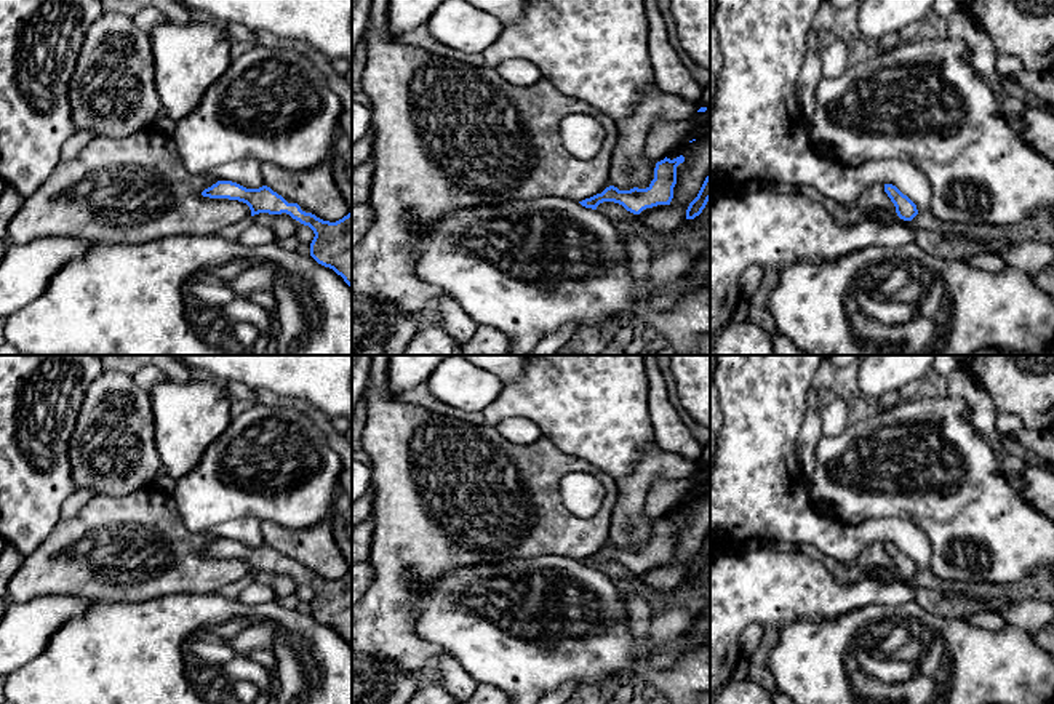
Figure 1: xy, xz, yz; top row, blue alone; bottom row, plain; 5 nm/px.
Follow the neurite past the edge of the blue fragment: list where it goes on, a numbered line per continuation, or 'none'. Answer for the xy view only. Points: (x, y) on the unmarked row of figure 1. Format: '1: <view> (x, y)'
1: xy (136, 548)

